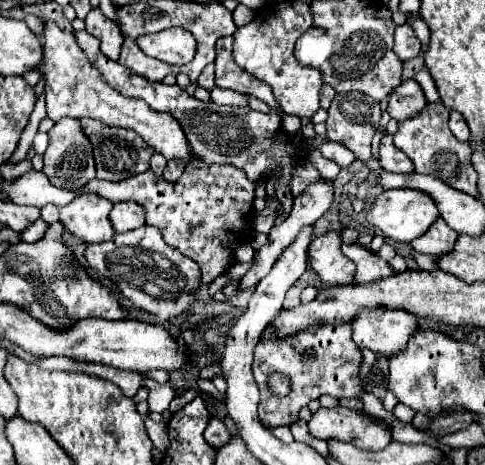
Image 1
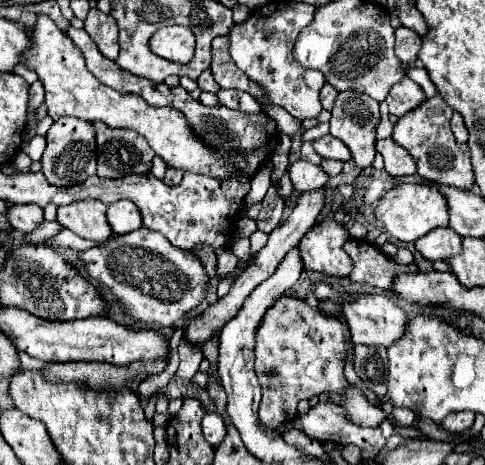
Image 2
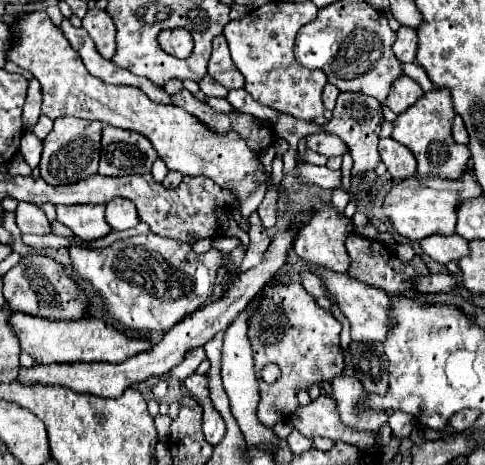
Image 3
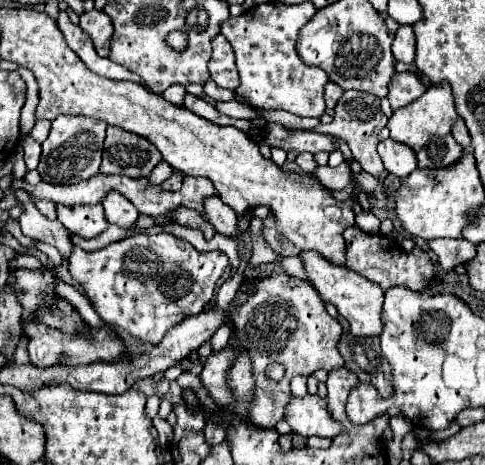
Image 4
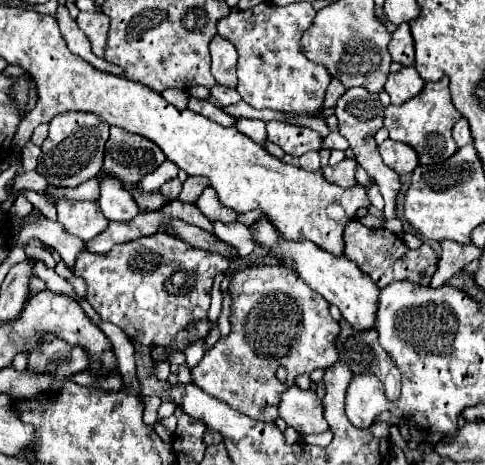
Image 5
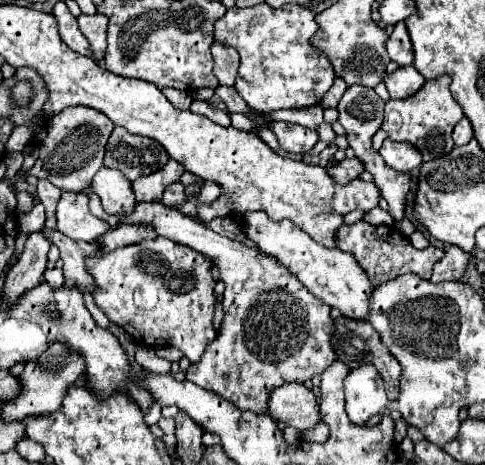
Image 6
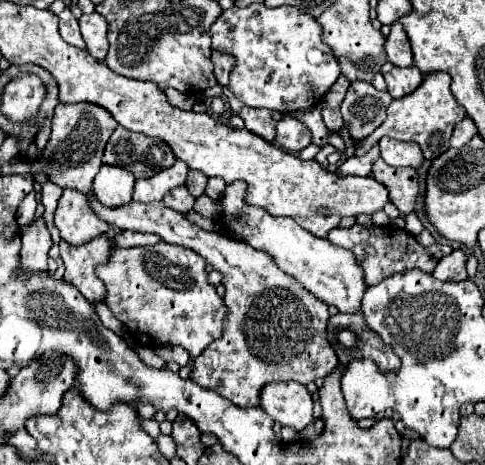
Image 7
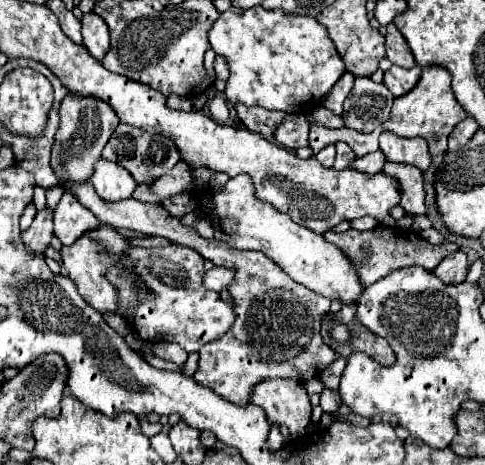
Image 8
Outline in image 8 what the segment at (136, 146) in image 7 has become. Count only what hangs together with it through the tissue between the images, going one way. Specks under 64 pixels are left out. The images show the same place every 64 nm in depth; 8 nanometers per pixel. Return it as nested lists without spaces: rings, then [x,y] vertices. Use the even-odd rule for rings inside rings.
[[[120,124],[114,134],[110,136],[102,156],[106,160],[112,160],[116,164],[120,164],[122,168],[126,168],[132,178],[136,180],[136,184],[154,184],[160,176],[164,176],[166,172],[170,172],[176,162],[180,160],[180,150],[176,148],[174,140],[170,140],[168,136],[162,134],[148,134],[142,128],[130,126],[130,124]]]

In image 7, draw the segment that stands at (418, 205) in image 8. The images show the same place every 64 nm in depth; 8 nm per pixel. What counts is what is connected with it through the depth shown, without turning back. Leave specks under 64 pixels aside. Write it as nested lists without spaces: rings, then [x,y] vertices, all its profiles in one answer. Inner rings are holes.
[[[376,160],[372,176],[384,184],[388,184],[392,204],[400,210],[400,214],[410,214],[416,210],[416,200],[420,196],[418,174],[414,168],[394,168],[384,160]]]

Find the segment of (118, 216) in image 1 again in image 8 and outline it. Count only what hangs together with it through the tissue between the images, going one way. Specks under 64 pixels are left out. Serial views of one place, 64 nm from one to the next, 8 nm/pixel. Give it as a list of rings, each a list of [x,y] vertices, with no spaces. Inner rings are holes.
[[[100,158],[96,162],[90,182],[94,184],[98,196],[108,202],[126,200],[132,196],[132,192],[136,188],[136,182],[132,180],[132,176],[128,176],[128,170],[120,168],[118,164],[114,164],[106,158]]]

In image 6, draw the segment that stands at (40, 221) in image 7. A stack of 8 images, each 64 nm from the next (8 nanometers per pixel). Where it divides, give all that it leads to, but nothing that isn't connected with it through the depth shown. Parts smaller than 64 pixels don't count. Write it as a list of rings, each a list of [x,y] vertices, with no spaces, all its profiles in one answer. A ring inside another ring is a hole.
[[[42,230],[28,234],[24,252],[18,256],[18,262],[6,276],[4,292],[8,292],[8,300],[16,300],[20,292],[28,292],[28,288],[42,282],[48,262],[48,250],[50,240],[42,234]]]

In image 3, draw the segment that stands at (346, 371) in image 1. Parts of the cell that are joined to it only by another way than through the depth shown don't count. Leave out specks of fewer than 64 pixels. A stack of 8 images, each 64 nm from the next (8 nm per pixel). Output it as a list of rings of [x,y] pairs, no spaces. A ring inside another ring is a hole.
[[[300,282],[268,284],[256,304],[258,306],[248,320],[248,338],[254,352],[254,370],[260,382],[258,420],[272,428],[296,410],[296,388],[308,388],[312,382],[320,380],[330,382],[332,376],[338,376],[338,372],[344,370],[340,322],[328,310],[322,310]],[[268,362],[276,362],[282,370],[282,376],[274,384],[266,384],[260,376]]]

